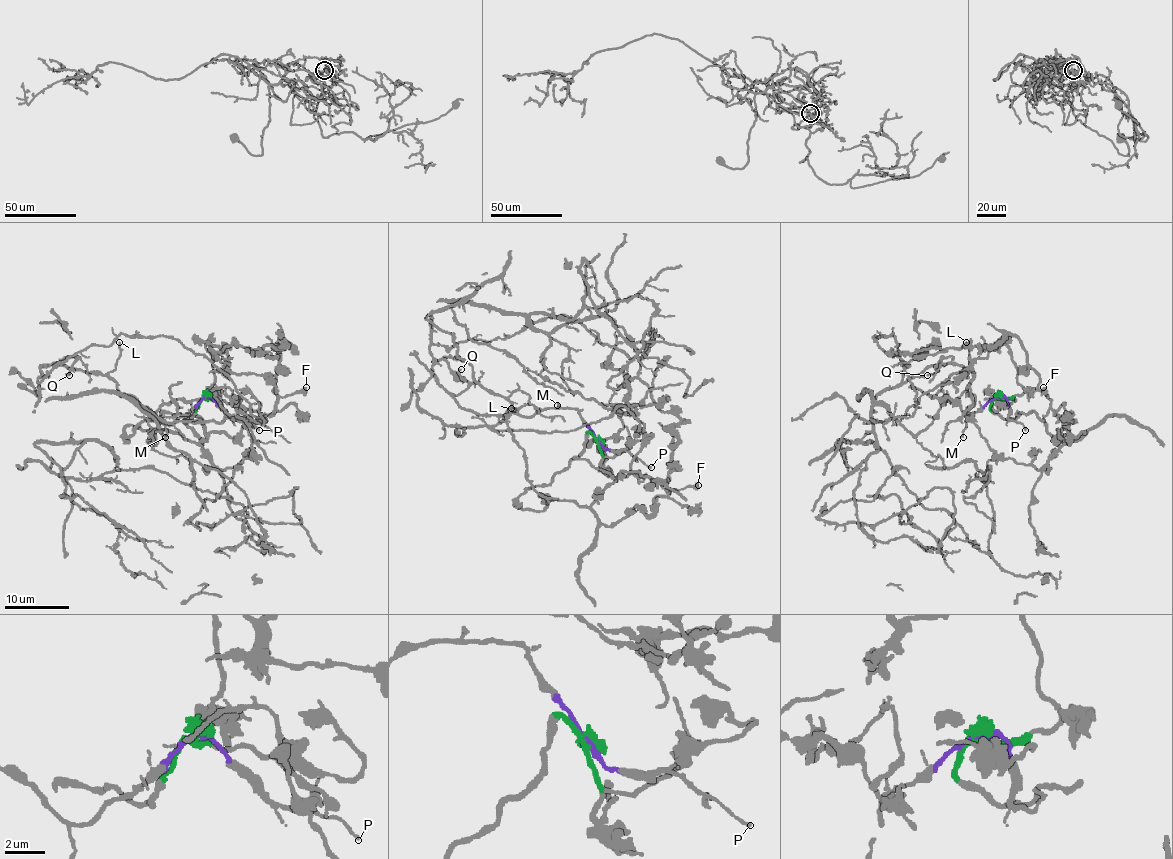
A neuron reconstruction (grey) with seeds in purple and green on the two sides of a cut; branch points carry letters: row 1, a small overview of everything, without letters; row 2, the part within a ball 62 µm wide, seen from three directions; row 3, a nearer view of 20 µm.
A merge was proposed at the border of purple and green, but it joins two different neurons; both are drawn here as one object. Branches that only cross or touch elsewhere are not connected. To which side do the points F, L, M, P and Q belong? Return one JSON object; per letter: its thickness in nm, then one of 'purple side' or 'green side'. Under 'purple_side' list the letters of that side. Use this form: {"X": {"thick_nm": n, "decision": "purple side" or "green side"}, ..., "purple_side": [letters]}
{"F": {"thick_nm": 340, "decision": "green side"}, "L": {"thick_nm": 170, "decision": "purple side"}, "M": {"thick_nm": 160, "decision": "purple side"}, "P": {"thick_nm": 140, "decision": "purple side"}, "Q": {"thick_nm": 170, "decision": "purple side"}, "purple_side": ["L", "M", "P", "Q"]}

